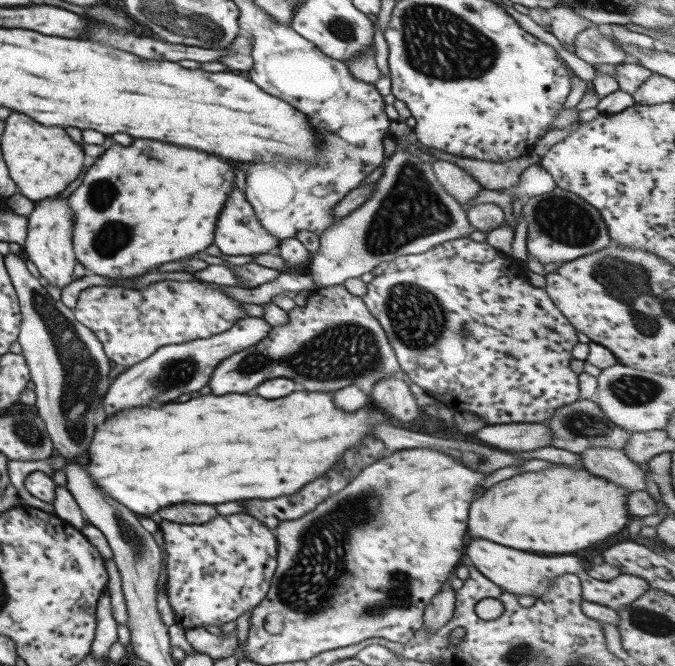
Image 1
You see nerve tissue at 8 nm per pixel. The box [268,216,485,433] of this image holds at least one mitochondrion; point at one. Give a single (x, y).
(418, 319)

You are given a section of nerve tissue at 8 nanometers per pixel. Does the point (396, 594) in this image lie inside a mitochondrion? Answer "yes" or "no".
yes

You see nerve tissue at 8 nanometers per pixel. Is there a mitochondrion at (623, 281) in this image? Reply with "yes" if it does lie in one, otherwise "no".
yes

